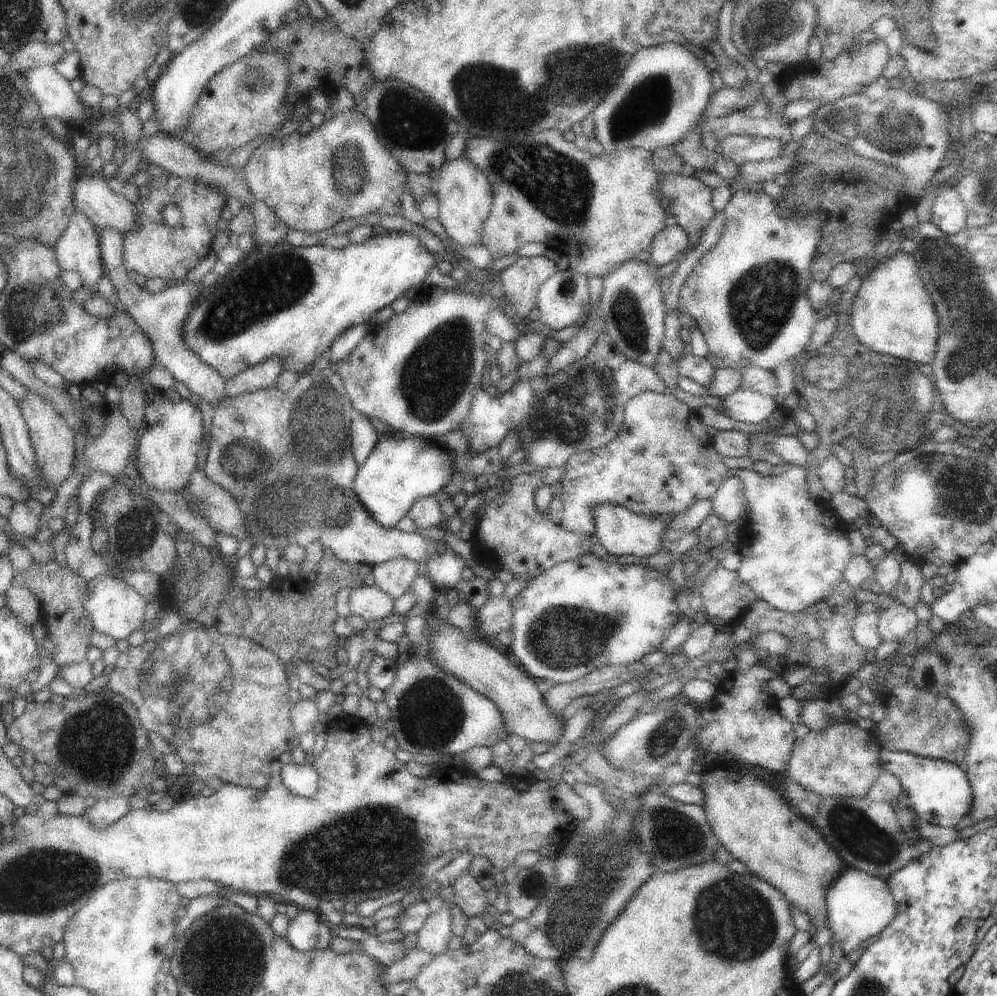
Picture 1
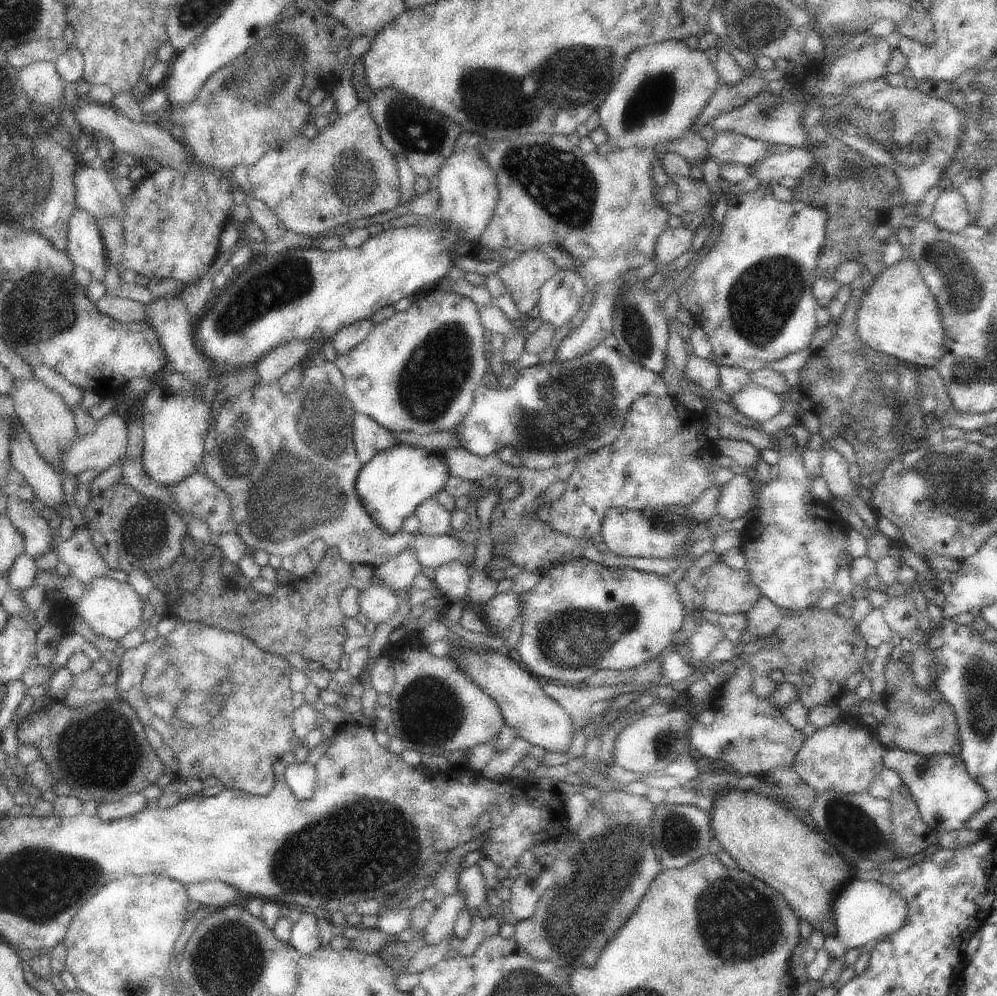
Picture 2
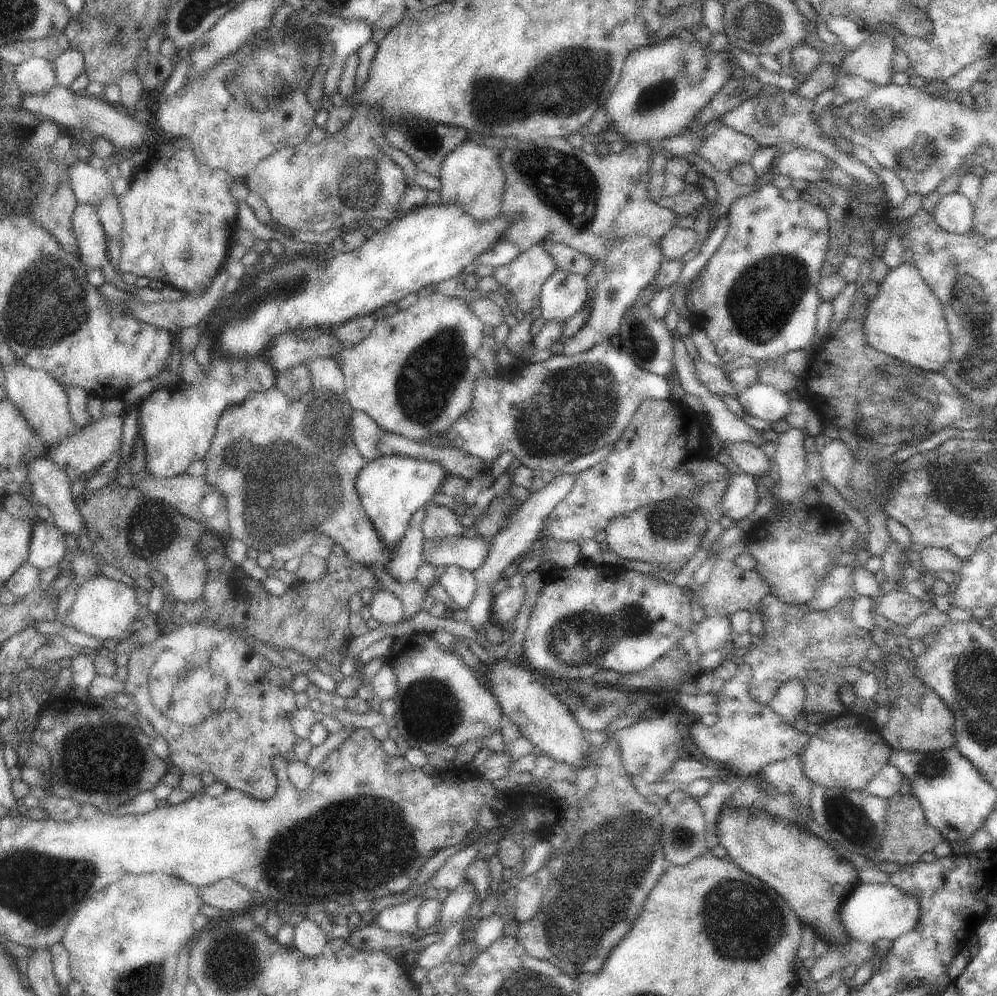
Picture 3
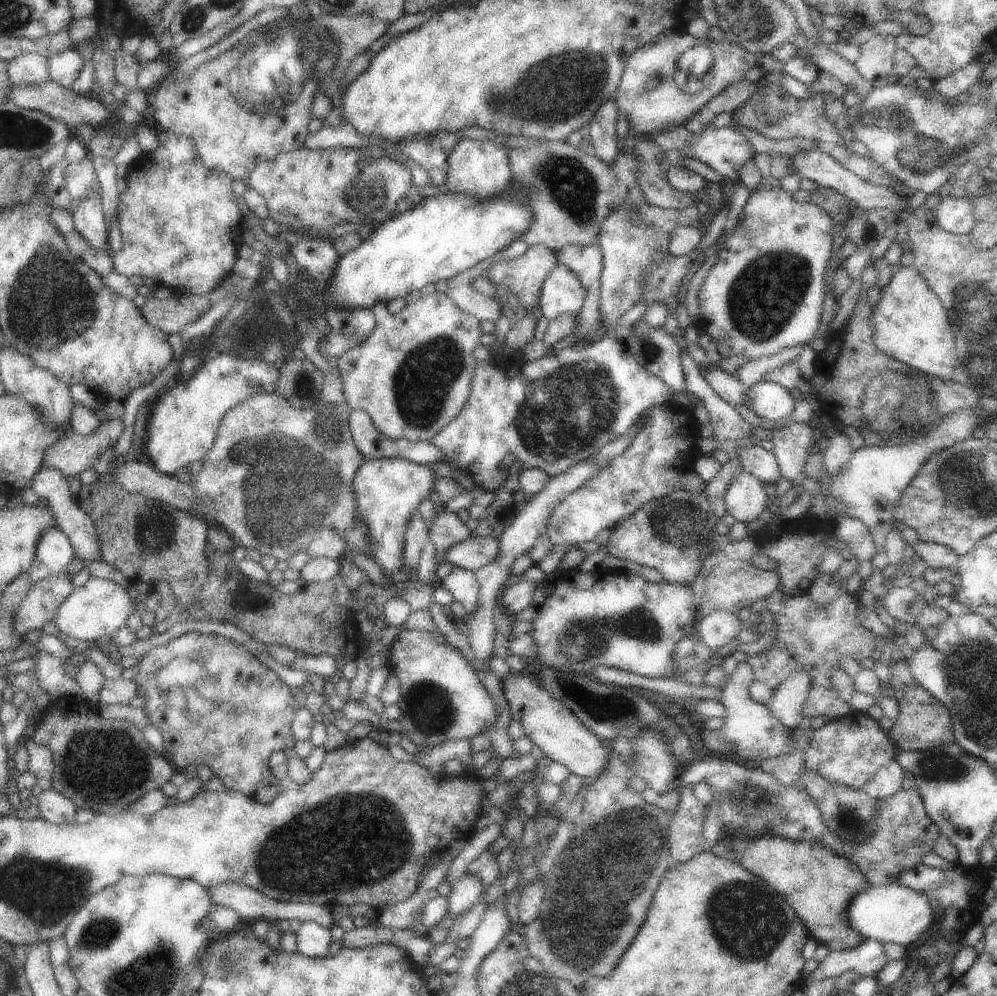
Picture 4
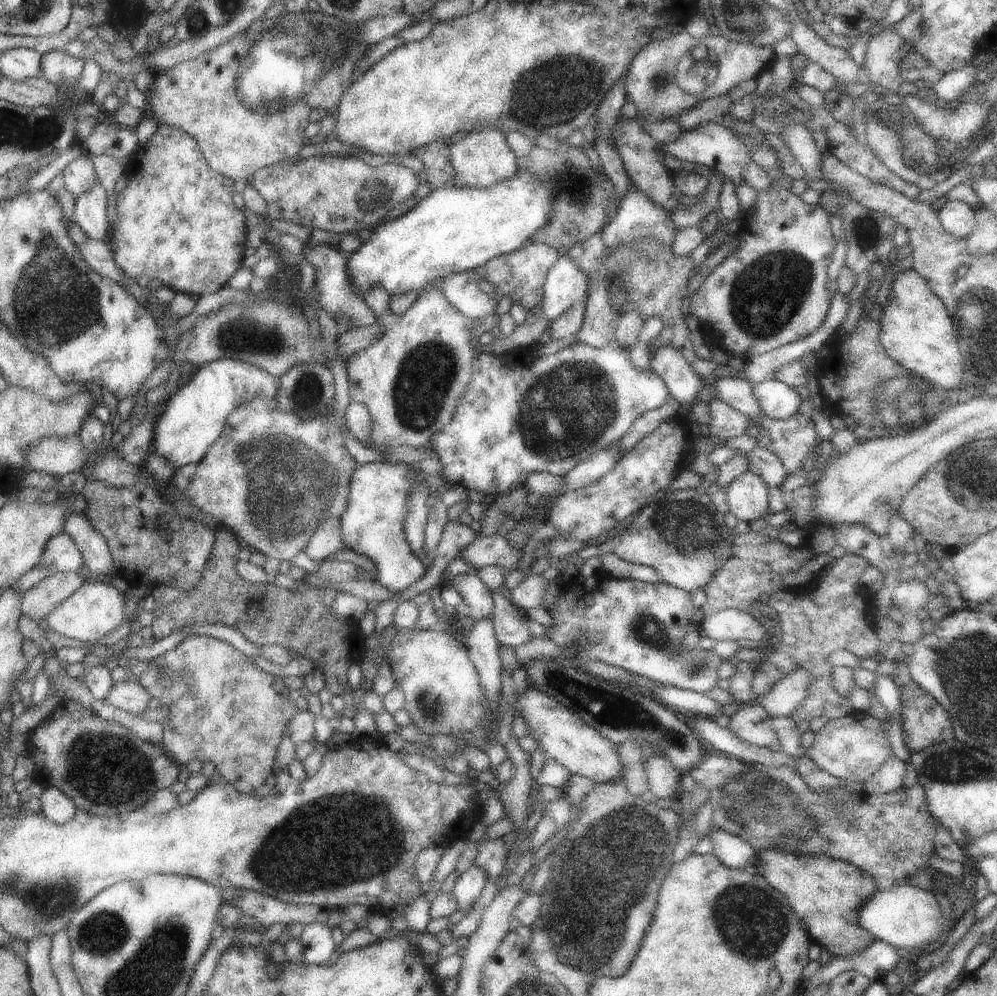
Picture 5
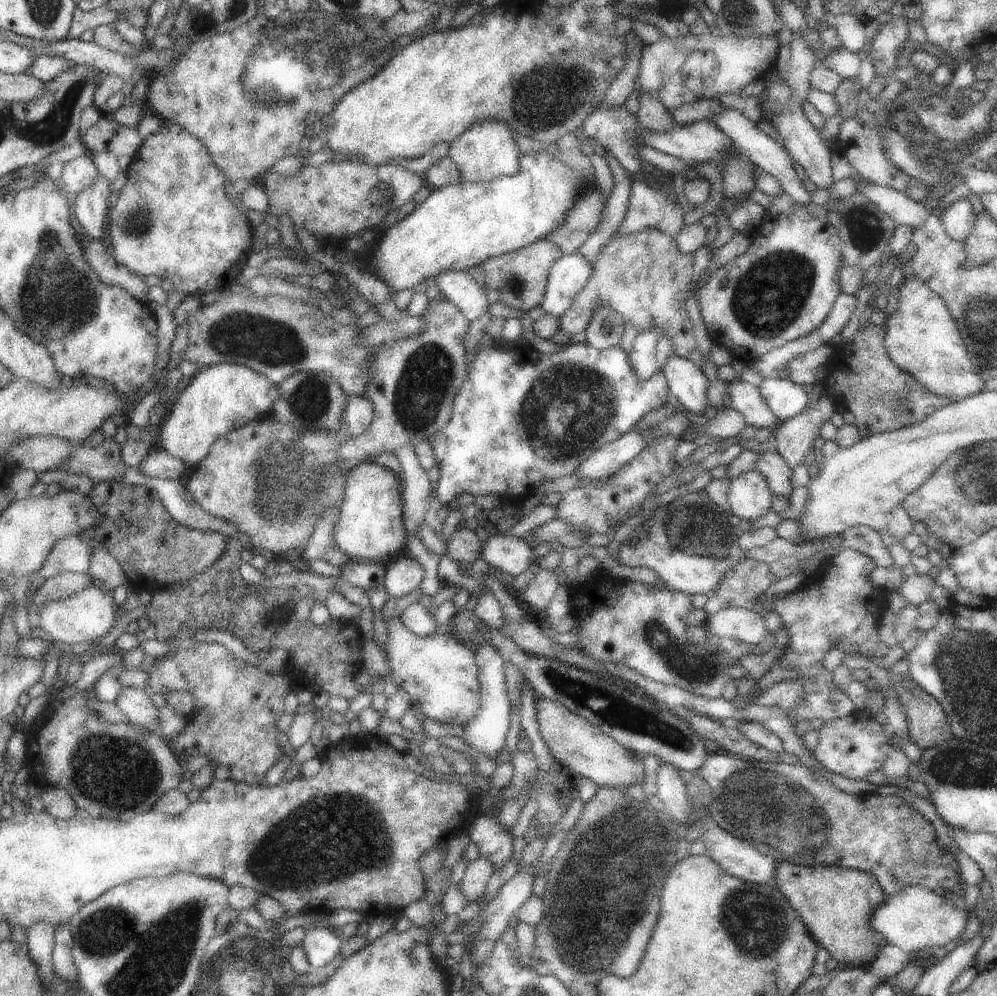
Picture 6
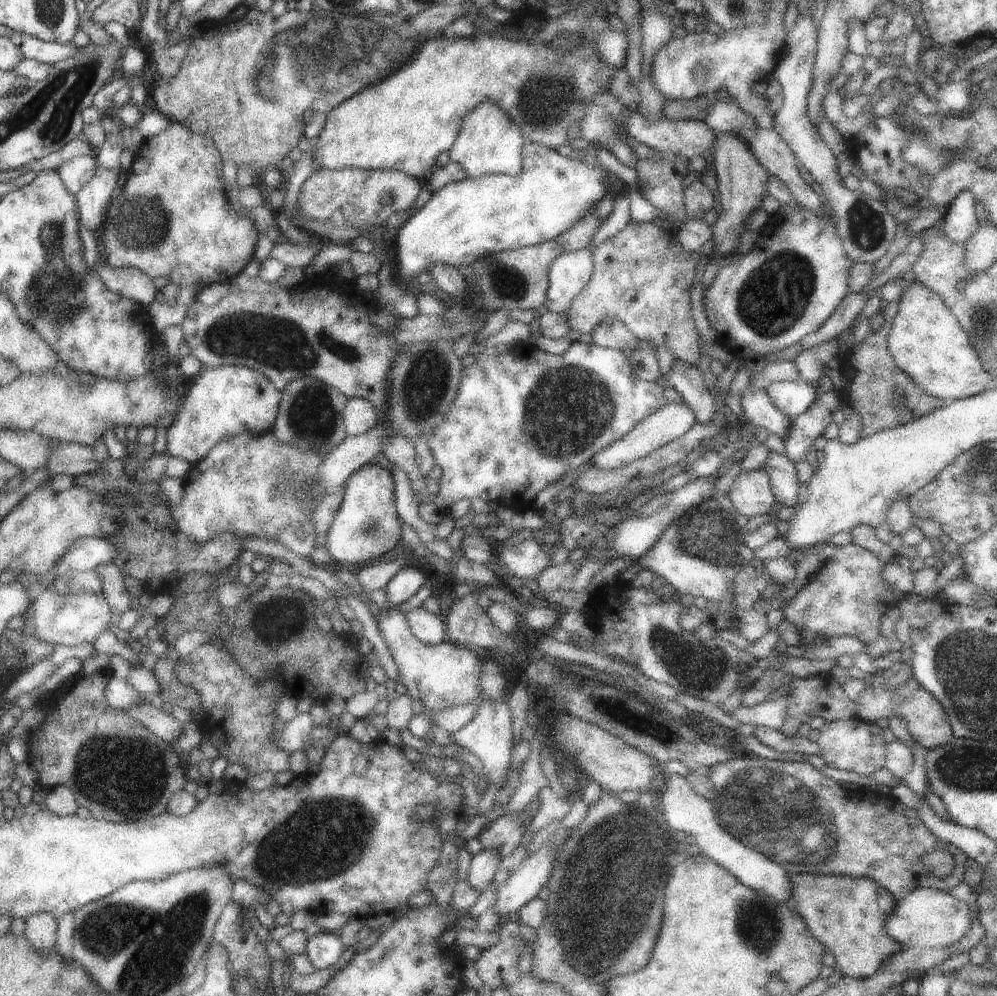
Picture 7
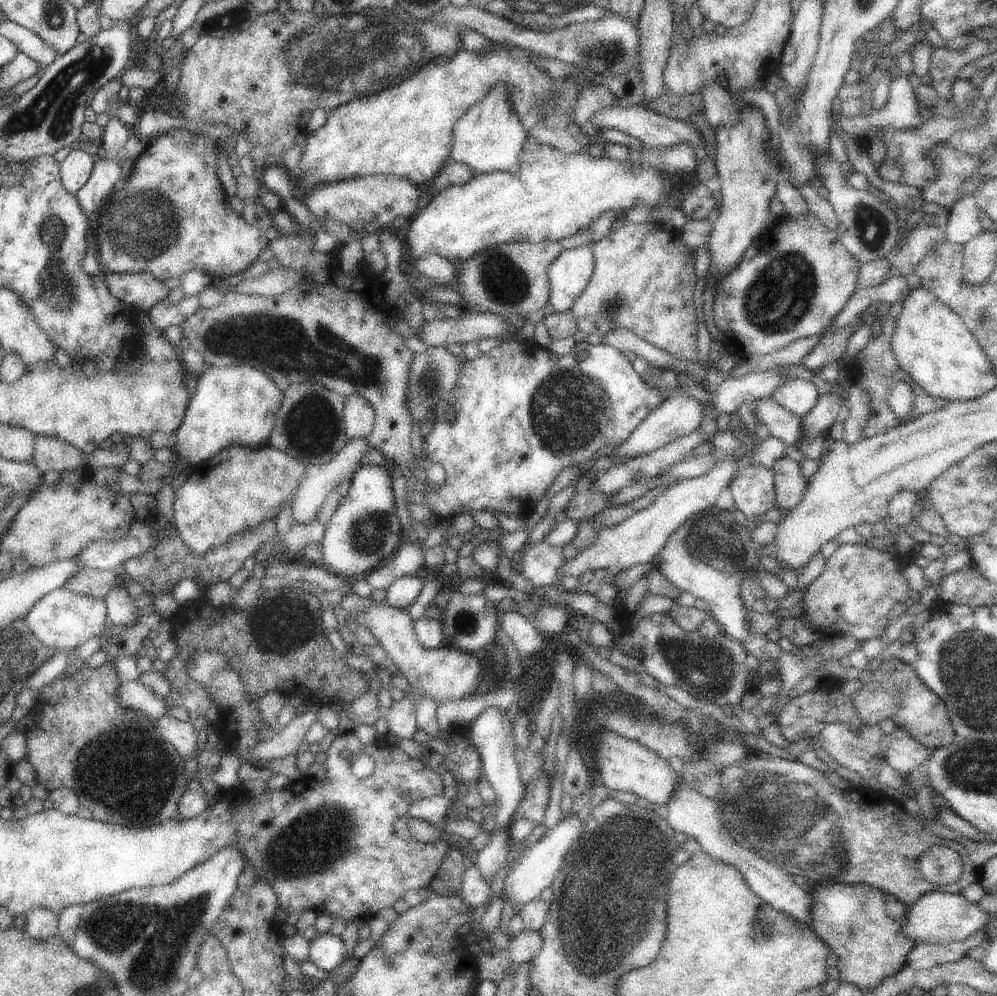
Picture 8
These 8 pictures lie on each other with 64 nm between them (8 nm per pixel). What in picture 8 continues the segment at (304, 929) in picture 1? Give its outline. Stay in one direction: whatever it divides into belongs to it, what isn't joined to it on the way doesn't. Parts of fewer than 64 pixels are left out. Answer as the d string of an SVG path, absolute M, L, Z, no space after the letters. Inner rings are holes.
M331 932L321 933L309 941L309 960L318 968L329 972L338 966L347 955L348 950L341 937Z

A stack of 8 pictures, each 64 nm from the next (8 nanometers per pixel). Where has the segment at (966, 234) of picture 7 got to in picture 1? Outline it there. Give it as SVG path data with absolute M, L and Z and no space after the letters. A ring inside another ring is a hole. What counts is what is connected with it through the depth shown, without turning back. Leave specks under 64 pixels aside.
M954 188L940 191L933 200L931 220L941 231L955 235L967 227L968 211Z

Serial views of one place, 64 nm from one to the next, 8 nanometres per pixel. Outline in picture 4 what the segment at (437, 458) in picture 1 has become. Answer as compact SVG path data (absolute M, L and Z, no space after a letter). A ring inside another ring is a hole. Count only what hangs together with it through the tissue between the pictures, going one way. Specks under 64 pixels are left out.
M403 458L367 460L354 478L353 488L361 519L369 528L372 558L393 581L408 581L413 578L414 571L408 571L402 564L405 557L405 534L409 522L418 513L422 500L429 498L434 490L438 477L431 465L415 463Z

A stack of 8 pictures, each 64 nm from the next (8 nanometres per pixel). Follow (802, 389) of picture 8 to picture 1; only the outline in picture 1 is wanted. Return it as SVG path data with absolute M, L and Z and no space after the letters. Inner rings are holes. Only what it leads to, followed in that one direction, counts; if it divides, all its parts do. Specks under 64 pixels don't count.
M739 388L722 398L722 413L732 420L760 424L767 420L768 415L772 414L779 403L779 399Z

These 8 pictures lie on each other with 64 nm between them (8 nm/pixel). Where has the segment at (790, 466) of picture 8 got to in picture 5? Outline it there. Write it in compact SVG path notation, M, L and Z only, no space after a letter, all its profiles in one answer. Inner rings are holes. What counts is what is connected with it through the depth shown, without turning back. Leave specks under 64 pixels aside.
M758 446L744 454L749 462L749 470L760 475L769 486L779 487L788 476L780 459L769 447Z

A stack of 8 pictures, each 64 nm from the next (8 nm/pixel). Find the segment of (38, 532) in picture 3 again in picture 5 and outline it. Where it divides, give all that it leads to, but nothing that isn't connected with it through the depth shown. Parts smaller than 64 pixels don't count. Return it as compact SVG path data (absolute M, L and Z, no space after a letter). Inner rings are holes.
M62 531L60 534L50 537L50 540L45 544L41 560L12 587L18 587L18 590L24 594L42 579L51 577L58 572L77 570L81 564L83 564L82 553L72 538Z

